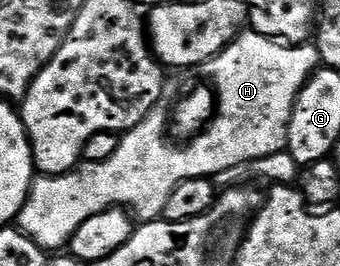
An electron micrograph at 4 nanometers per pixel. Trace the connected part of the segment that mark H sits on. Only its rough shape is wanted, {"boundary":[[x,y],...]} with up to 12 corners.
{"boundary":[[241,32],[188,142],[151,109],[111,158],[38,175],[16,227],[61,250],[108,208],[162,219],[187,178],[286,151],[316,43]]}

